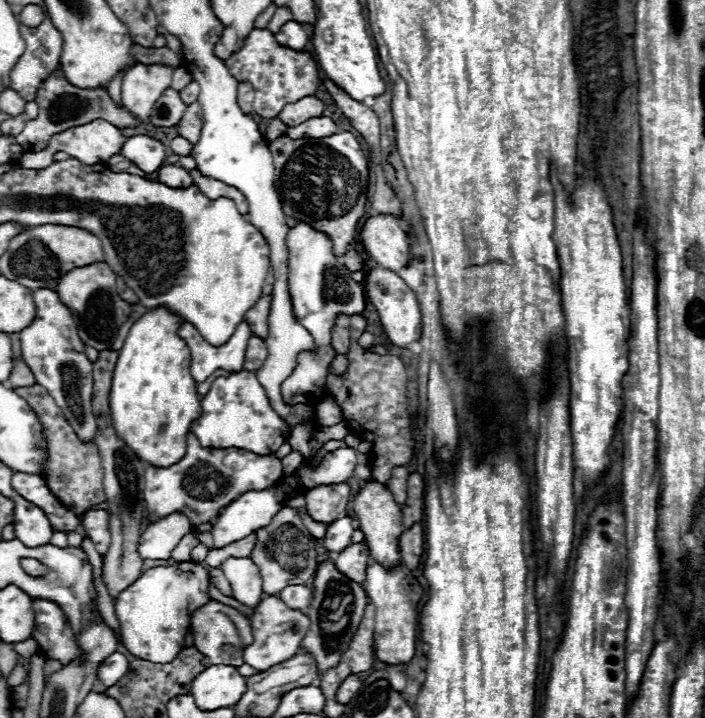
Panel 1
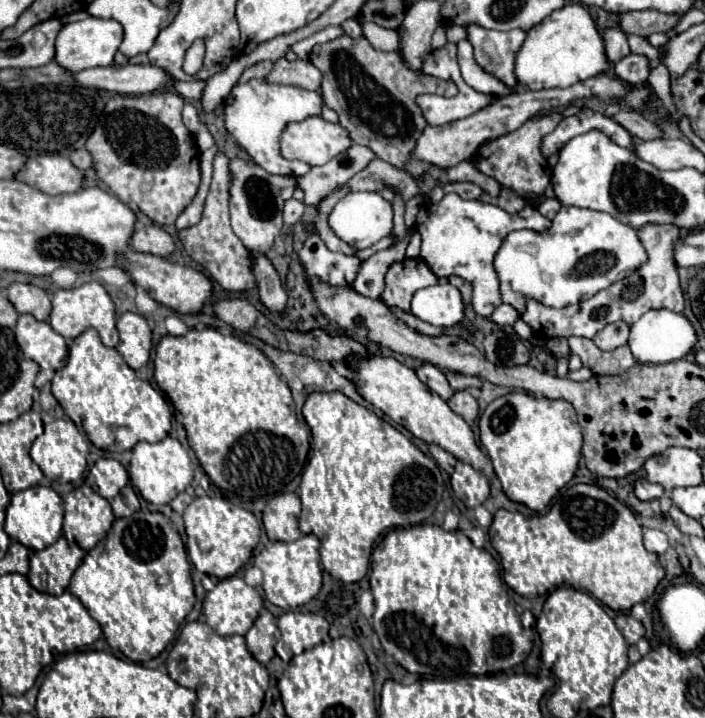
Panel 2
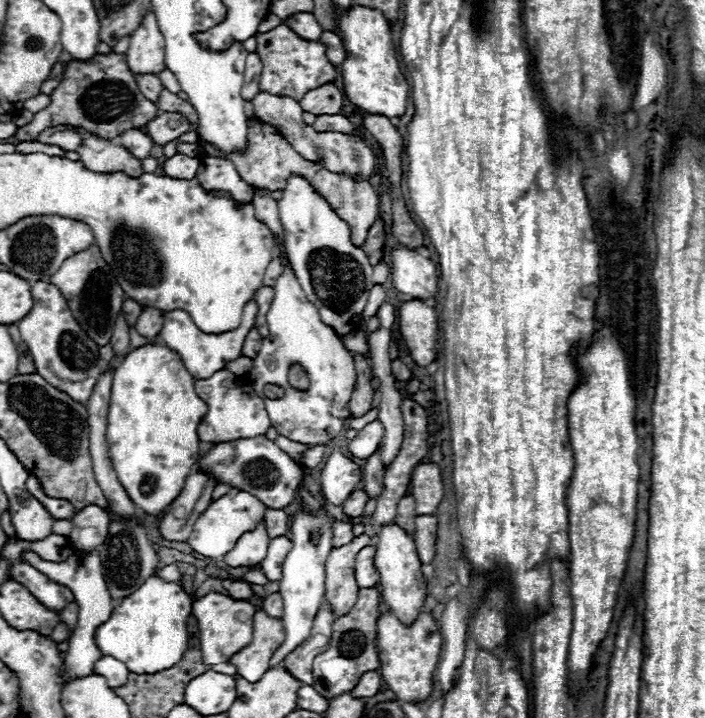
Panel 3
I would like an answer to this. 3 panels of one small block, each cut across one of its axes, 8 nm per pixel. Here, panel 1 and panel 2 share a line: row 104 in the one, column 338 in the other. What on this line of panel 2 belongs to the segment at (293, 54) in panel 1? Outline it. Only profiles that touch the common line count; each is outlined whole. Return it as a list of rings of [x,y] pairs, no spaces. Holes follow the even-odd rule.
[[[312,234],[304,242],[300,262],[306,268],[306,276],[318,276],[334,286],[352,286],[360,268],[360,260],[356,256],[330,252],[318,234]]]

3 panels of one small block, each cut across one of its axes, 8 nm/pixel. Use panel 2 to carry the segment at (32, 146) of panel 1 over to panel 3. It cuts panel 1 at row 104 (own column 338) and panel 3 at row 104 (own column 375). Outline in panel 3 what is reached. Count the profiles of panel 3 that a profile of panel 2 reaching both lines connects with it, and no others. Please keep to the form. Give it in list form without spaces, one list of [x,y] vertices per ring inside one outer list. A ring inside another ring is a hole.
[[[98,54],[90,62],[74,62],[70,60],[64,66],[64,78],[58,88],[50,96],[50,104],[34,114],[34,120],[22,128],[18,128],[16,138],[20,142],[36,140],[40,132],[58,124],[72,124],[86,128],[88,132],[102,138],[116,138],[124,130],[142,128],[150,120],[154,120],[158,108],[144,98],[138,90],[138,84],[132,72],[126,66],[126,54]]]

